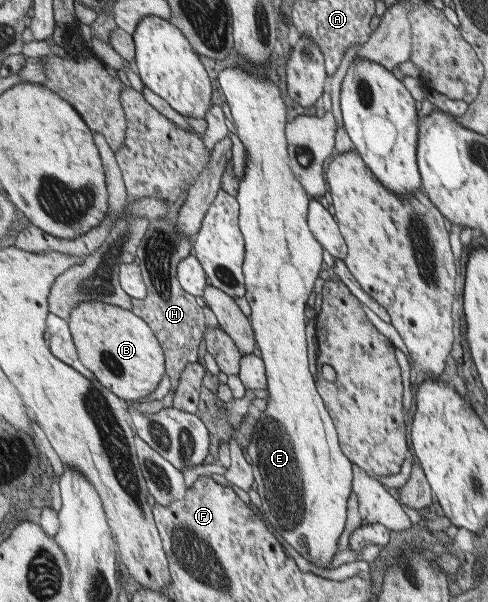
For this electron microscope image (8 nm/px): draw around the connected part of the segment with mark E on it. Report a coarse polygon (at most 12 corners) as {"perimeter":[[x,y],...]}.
{"perimeter":[[220,70],[267,409],[261,512],[329,568],[351,460],[313,386],[305,302],[324,260],[266,76]]}

